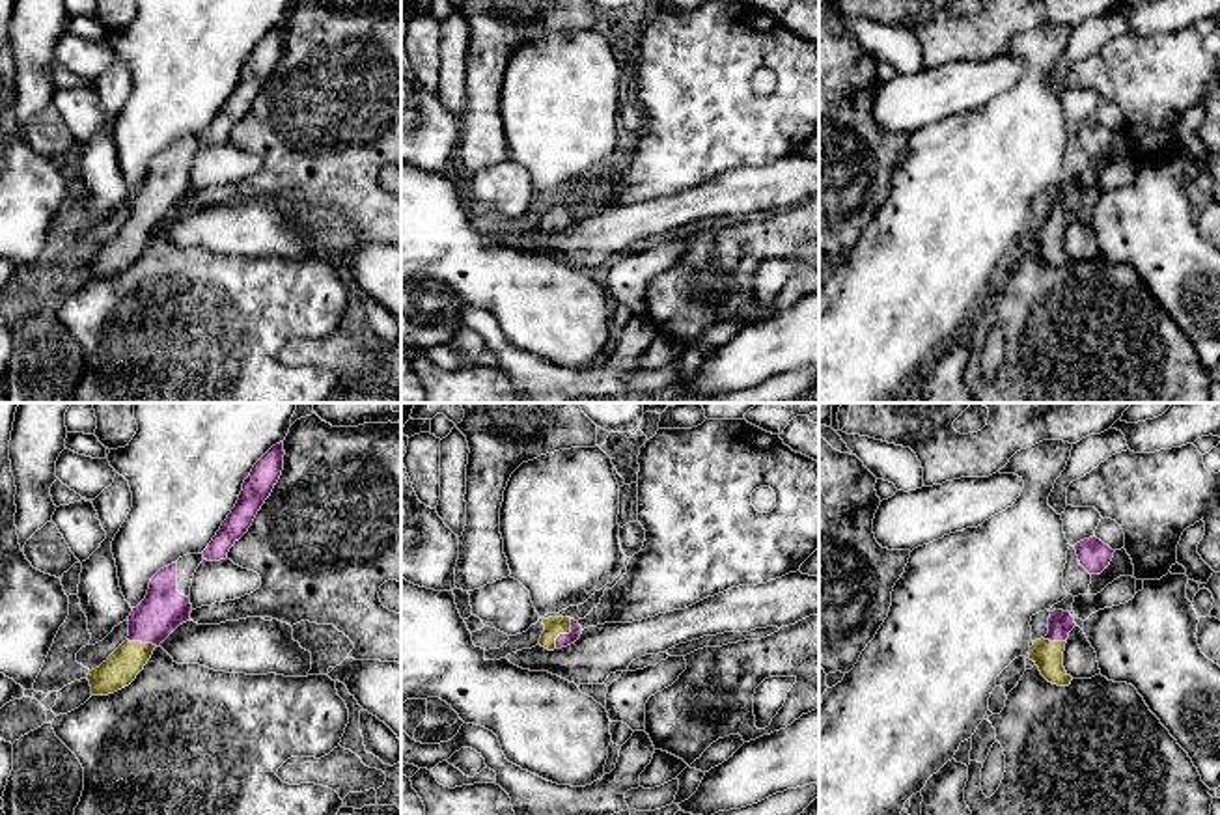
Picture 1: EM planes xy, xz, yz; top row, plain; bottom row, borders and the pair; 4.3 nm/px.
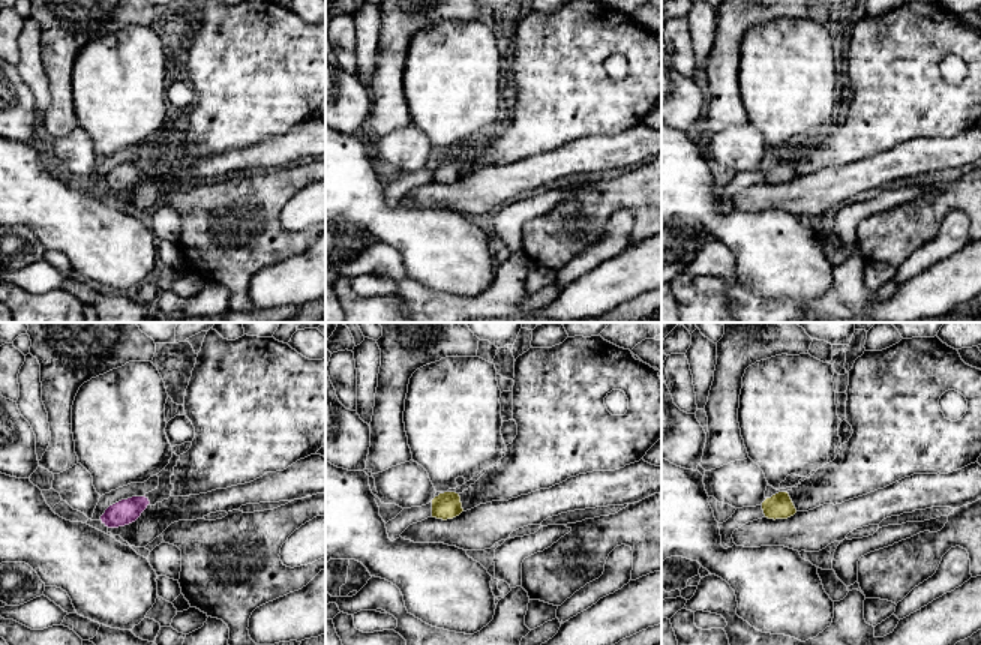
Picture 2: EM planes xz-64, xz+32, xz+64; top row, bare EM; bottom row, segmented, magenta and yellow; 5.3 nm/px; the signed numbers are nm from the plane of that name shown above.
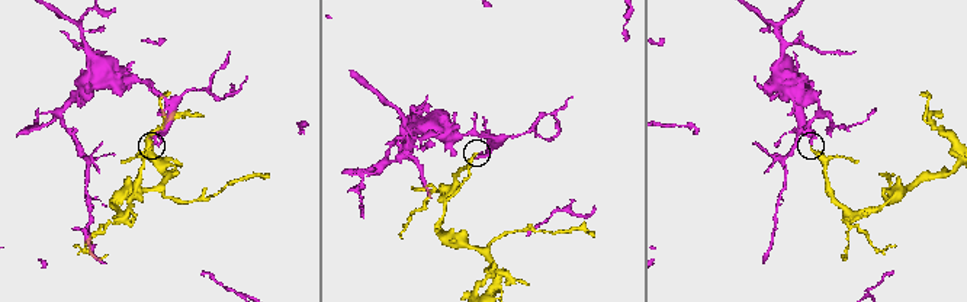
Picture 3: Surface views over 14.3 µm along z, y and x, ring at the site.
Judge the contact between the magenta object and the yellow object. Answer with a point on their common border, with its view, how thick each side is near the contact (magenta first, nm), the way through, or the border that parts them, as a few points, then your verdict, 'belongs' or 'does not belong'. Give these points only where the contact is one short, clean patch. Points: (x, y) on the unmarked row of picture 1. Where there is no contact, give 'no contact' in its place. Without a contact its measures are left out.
contact xz (564, 217); calibres 60 and 80 nm; belongs

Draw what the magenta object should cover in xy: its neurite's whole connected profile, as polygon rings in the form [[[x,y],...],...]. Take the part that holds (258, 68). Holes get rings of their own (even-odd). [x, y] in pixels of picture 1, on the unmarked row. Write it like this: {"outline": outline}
{"outline": [[[284,24],[272,28],[252,50],[243,65],[239,82],[220,112],[203,132],[203,142],[220,144],[228,140],[229,131],[248,114],[257,93],[270,78],[284,52]]]}

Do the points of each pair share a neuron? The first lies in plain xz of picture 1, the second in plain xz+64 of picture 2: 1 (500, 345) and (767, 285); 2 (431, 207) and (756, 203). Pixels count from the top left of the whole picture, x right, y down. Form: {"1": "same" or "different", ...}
{"1": "different", "2": "different"}

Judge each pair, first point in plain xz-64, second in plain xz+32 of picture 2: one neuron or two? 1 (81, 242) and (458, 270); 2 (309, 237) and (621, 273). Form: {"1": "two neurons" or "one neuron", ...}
{"1": "one neuron", "2": "two neurons"}

